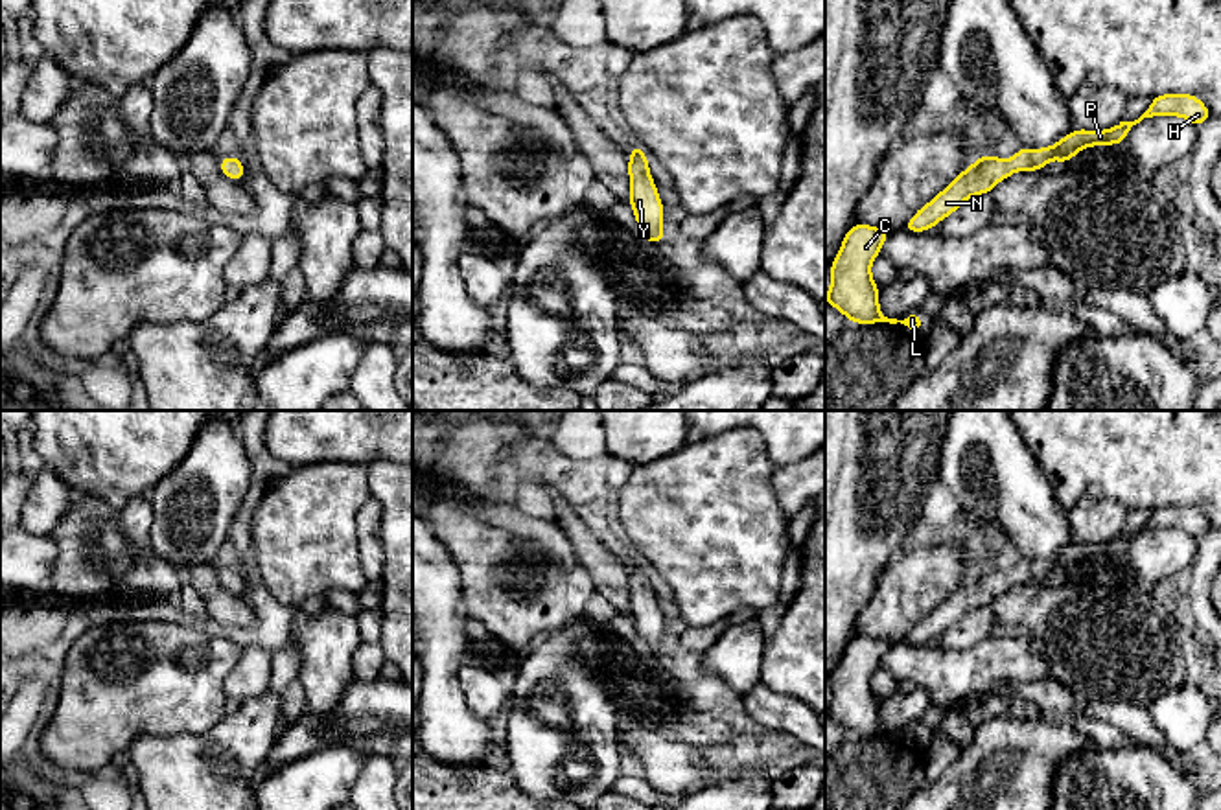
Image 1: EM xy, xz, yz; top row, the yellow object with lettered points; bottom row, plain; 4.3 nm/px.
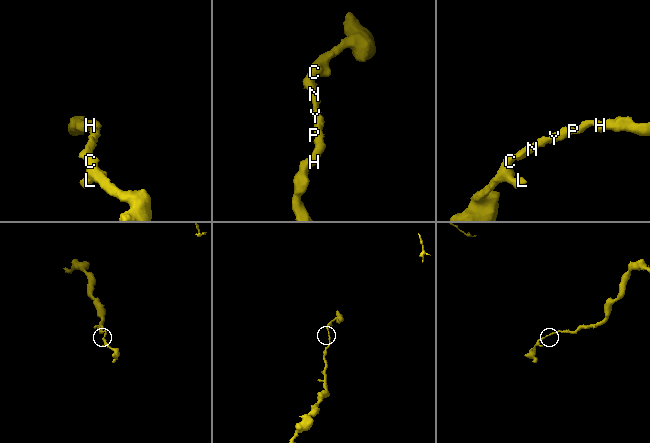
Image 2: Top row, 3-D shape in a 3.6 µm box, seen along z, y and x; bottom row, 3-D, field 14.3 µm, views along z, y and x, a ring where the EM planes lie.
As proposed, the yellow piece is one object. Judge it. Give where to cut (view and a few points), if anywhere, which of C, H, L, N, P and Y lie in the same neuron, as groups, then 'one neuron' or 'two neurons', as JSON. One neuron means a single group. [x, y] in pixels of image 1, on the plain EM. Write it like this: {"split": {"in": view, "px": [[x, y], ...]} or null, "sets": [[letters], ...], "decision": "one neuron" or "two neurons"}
{"split": null, "sets": [["C", "H", "L", "N", "P", "Y"]], "decision": "one neuron"}

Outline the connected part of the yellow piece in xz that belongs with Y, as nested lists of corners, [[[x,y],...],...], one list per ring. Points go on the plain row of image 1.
[[[637,556],[630,561],[628,589],[632,593],[628,617],[637,631],[637,650],[663,655],[663,615],[648,582],[648,569]]]

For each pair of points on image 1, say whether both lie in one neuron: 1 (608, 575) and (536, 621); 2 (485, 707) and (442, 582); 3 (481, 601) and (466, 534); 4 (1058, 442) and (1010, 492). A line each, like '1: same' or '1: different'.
1: different
2: different
3: same
4: different

